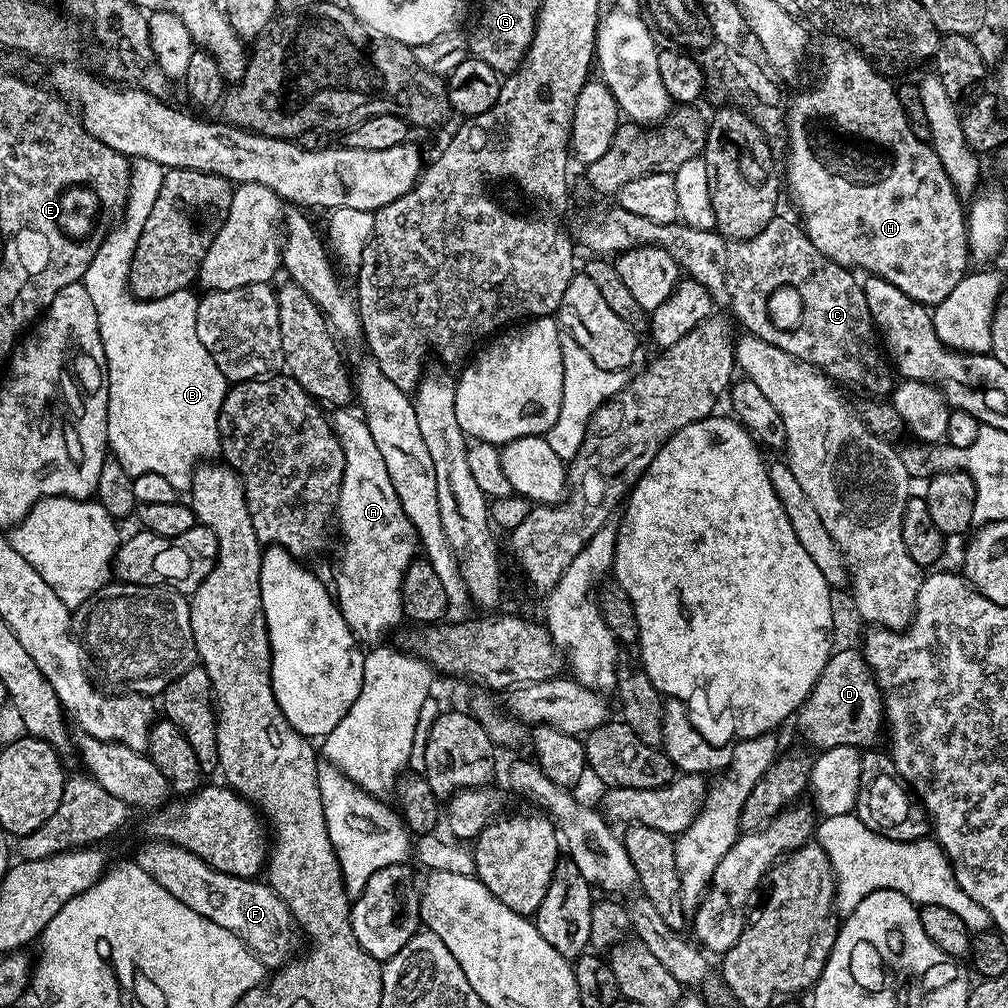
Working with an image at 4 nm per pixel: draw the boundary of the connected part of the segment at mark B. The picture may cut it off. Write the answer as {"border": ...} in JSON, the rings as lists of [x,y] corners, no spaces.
{"border":[[[139,158],[133,159],[130,167],[128,201],[124,203],[122,219],[108,231],[102,246],[98,246],[98,254],[94,254],[82,281],[86,294],[90,294],[94,302],[94,310],[98,310],[98,330],[104,347],[108,377],[108,447],[115,460],[132,476],[162,474],[170,486],[184,490],[191,485],[192,473],[201,461],[219,453],[218,414],[230,382],[222,370],[218,370],[218,362],[210,358],[210,350],[202,346],[202,338],[198,338],[198,296],[195,291],[166,294],[161,300],[138,300],[128,286],[138,238],[142,226],[146,226],[146,218],[150,218],[150,210],[154,210],[166,171],[158,162]]]}

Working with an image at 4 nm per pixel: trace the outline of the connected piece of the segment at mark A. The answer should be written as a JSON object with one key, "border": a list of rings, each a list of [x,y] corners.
{"border":[[[336,410],[330,416],[332,430],[344,455],[342,486],[335,511],[344,545],[340,548],[340,565],[336,568],[334,599],[357,641],[380,642],[384,632],[391,633],[397,627],[395,624],[405,619],[404,575],[417,559],[418,537],[398,502],[386,462],[382,462],[368,423],[357,413],[355,416],[348,411],[352,410]]]}

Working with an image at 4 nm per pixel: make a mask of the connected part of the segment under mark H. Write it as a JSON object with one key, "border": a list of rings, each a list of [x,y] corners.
{"border":[[[831,38],[820,48],[820,60],[824,63],[824,69],[820,72],[820,81],[813,88],[800,92],[792,100],[792,105],[786,108],[786,137],[788,136],[788,180],[786,176],[786,192],[792,195],[796,208],[800,211],[799,223],[804,233],[814,242],[814,246],[821,254],[832,260],[835,264],[841,264],[843,268],[857,270],[865,268],[864,272],[884,279],[888,283],[902,290],[903,294],[917,300],[925,306],[935,306],[962,282],[962,278],[970,268],[970,253],[968,251],[968,221],[966,208],[961,197],[956,195],[954,186],[938,158],[938,154],[932,149],[931,143],[918,139],[909,124],[909,113],[899,102],[897,89],[882,73],[877,65],[869,57],[865,56],[859,48],[848,43],[843,38]]]}

